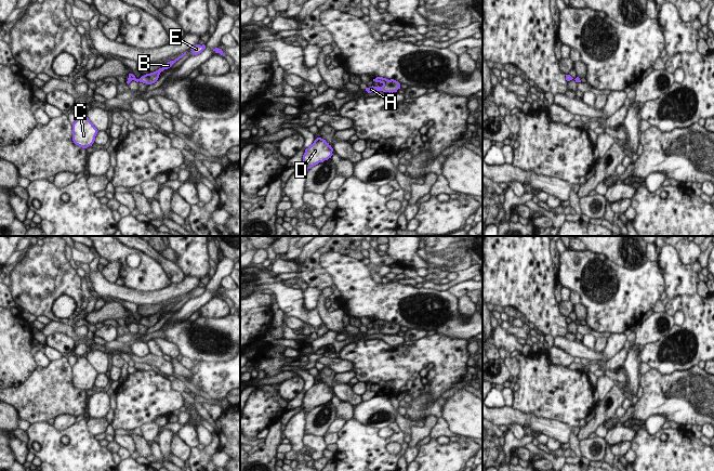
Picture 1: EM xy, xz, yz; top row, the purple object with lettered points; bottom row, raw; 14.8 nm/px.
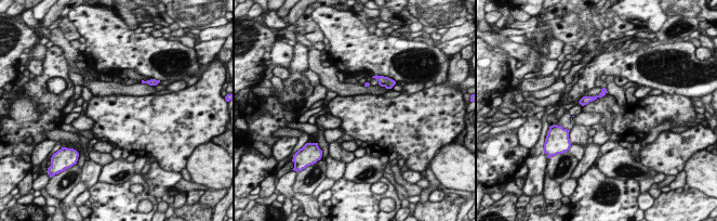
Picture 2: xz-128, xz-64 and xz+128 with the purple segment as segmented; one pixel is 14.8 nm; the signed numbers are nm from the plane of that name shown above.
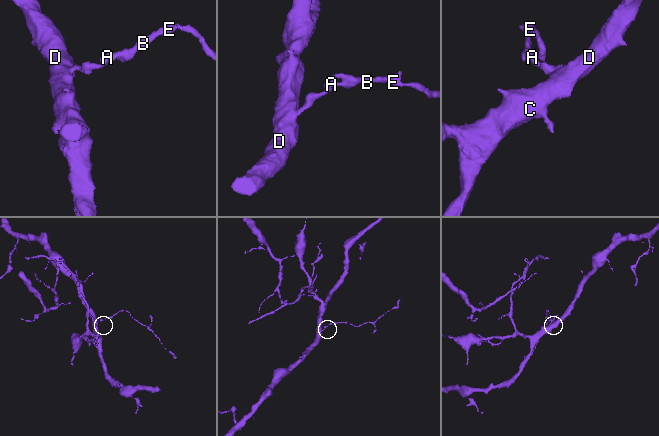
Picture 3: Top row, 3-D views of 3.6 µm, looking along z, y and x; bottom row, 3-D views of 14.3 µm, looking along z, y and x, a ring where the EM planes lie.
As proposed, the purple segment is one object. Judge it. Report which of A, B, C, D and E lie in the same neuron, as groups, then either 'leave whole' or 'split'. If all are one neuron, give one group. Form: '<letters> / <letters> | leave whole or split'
A B C D E | leave whole

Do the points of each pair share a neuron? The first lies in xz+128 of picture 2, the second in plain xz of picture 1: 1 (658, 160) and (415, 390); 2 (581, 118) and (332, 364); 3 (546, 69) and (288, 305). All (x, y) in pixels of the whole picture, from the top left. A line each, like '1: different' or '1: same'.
1: different
2: same
3: same

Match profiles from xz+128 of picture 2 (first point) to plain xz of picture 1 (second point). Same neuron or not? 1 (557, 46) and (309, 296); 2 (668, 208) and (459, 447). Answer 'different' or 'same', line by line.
1: same
2: same

